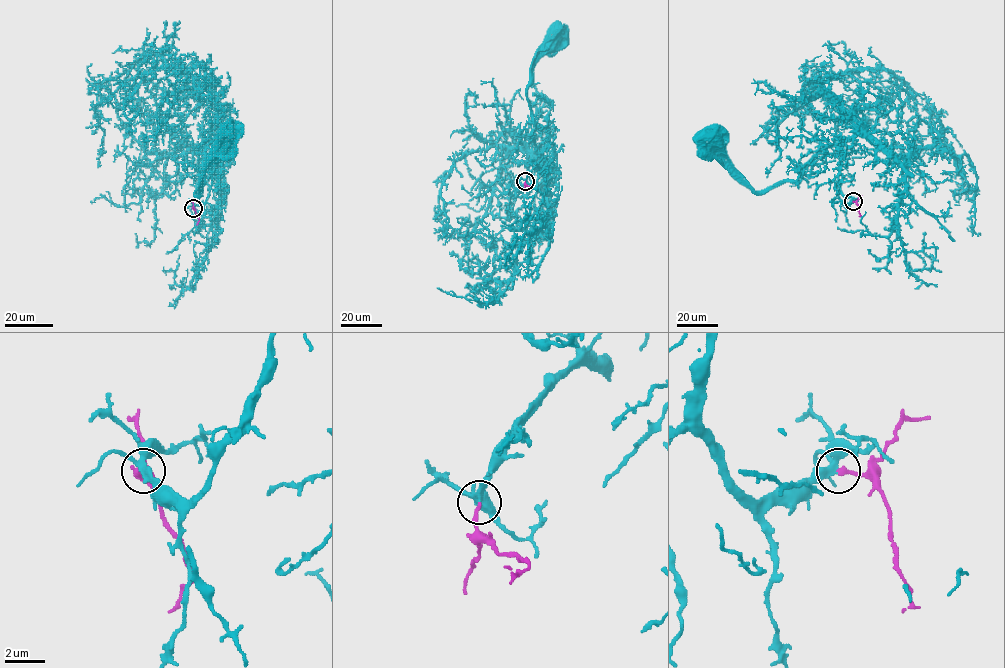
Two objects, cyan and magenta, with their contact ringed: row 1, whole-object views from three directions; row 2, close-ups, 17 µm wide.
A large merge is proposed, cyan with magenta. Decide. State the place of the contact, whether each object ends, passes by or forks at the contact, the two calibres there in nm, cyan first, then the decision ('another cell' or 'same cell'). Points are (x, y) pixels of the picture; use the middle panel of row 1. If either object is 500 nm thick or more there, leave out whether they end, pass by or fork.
at (525, 181); cyan forks there; magenta ends there; 240 nm thick on the cyan side, 200 nm on the other; same cell

